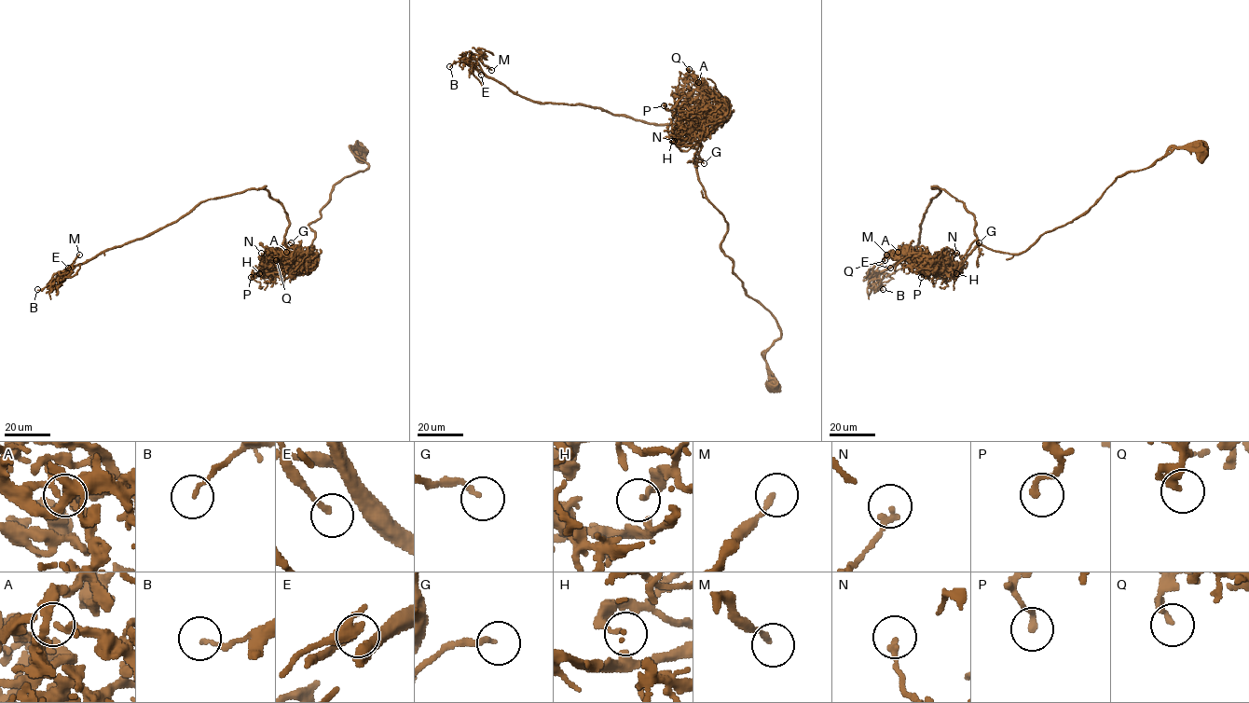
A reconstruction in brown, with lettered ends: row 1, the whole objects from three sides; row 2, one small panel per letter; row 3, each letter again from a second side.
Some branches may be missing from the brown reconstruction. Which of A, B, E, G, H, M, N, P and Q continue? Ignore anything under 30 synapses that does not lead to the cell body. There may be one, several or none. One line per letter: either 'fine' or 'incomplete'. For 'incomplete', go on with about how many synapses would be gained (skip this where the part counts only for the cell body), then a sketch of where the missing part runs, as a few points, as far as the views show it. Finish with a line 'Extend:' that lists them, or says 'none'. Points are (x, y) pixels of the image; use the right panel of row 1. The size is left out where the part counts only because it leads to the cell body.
A: fine
B: fine
E: fine
G: fine
H: fine
M: fine
N: fine
P: fine
Q: fine
Extend: none

